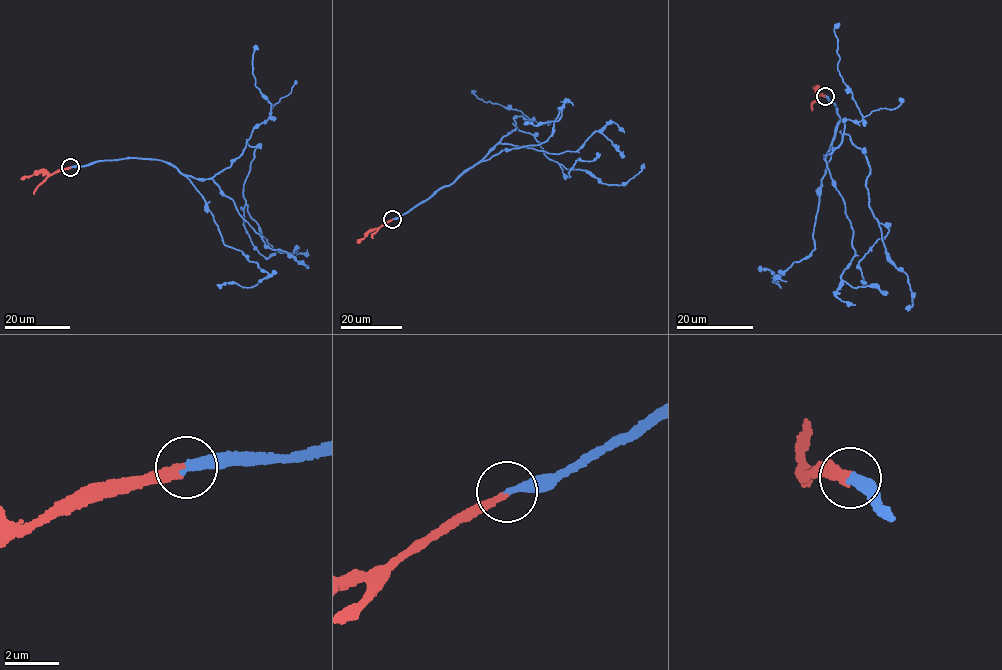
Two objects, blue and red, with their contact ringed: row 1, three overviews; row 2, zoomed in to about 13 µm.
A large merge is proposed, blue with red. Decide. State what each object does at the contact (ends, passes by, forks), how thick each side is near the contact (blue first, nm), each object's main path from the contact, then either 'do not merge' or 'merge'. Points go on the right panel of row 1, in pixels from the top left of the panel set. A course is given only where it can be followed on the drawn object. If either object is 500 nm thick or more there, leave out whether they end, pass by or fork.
blue ends | red ends | 320/240 nm | blue via (825, 96), (841, 118), (823, 157), (846, 133), (864, 152), (869, 206), (913, 303) | red via (825, 96), (818, 95), (813, 88) | merge

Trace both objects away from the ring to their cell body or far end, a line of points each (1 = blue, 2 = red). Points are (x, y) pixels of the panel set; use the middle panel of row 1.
1: (392, 219), (451, 184), (515, 126), (535, 137), (551, 160), (588, 172), (603, 183), (624, 184), (643, 168)
2: (392, 219), (367, 231), (357, 242)

